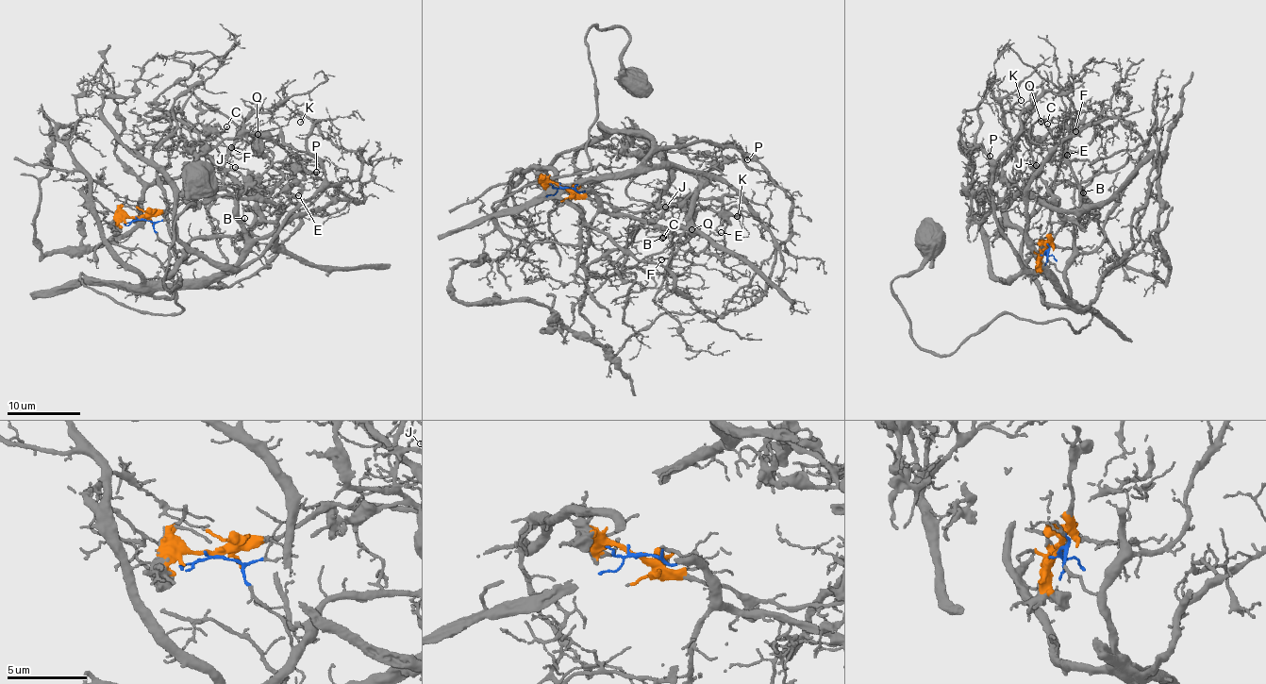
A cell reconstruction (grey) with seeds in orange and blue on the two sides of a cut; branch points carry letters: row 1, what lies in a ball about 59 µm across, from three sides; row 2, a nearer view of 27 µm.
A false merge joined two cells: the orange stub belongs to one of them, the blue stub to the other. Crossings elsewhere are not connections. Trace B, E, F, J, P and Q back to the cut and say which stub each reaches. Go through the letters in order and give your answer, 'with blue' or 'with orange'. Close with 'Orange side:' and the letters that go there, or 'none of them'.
B: with blue
E: with blue
F: with blue
J: with orange
P: with blue
Q: with orange
Orange side: J, Q

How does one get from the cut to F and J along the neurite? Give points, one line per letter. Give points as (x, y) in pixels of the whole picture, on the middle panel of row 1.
F: (562, 188), (589, 186), (610, 214), (633, 215), (707, 242), (698, 255), (690, 250), (682, 259), (661, 258)
J: (562, 186), (622, 209), (651, 211), (665, 207)

